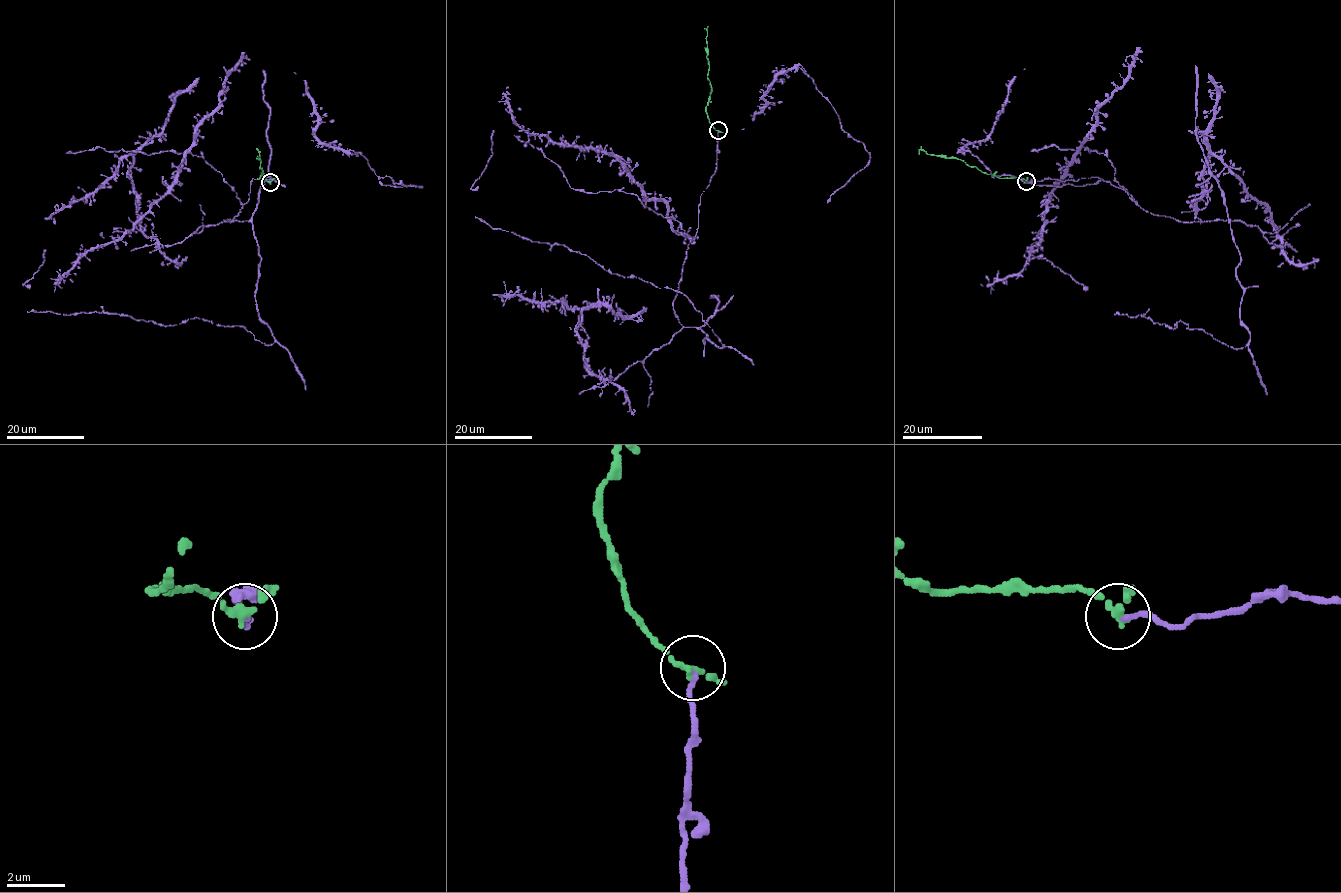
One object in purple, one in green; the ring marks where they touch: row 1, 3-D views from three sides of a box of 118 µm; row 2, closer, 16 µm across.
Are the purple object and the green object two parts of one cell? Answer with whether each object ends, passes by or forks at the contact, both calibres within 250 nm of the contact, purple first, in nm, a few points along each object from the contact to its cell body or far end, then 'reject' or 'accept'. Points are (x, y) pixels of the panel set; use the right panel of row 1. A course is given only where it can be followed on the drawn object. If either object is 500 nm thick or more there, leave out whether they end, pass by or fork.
purple ends; green passes by; calibres 220 and 240 nm; course purple (1026, 181), (1098, 177), (1154, 215), (1230, 224), (1248, 343), (1234, 348), (1180, 321), (1173, 328), (1114, 314); course green (1025, 181), (982, 172), (958, 158), (931, 155), (920, 149), (919, 154); accept

